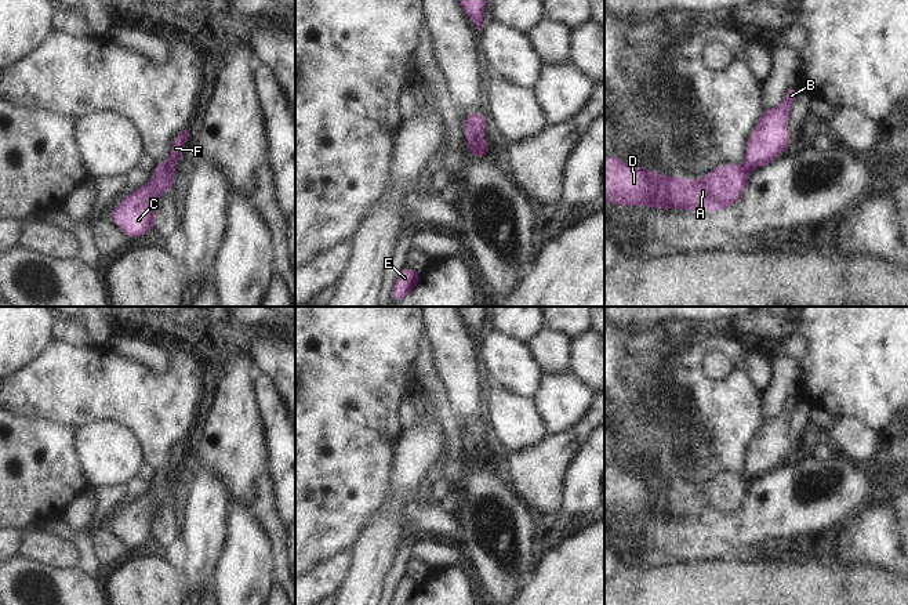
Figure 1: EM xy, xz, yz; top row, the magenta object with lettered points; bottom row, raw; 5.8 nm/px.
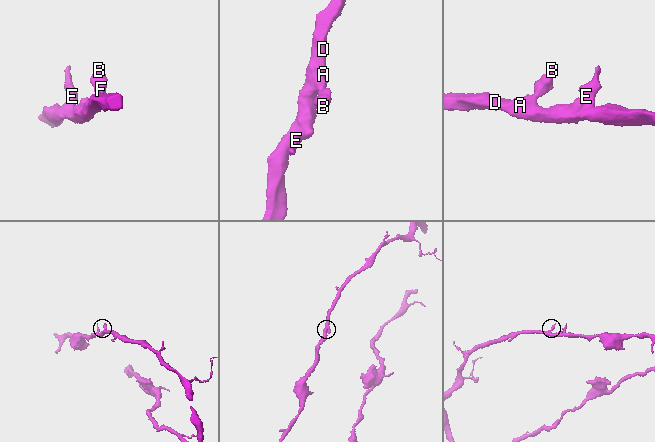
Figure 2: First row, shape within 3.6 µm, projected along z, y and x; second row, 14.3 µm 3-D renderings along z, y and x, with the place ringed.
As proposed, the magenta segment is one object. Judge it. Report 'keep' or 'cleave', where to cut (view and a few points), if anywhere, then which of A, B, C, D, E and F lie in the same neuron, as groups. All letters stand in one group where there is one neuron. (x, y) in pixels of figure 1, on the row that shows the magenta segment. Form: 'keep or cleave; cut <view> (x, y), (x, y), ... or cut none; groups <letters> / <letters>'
keep; cut none; groups A B C D E F

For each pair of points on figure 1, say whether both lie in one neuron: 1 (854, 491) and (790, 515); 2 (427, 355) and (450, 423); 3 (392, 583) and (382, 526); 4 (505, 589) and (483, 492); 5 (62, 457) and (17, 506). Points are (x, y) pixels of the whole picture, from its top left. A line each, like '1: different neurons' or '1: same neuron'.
1: same neuron
2: same neuron
3: different neurons
4: same neuron
5: same neuron

